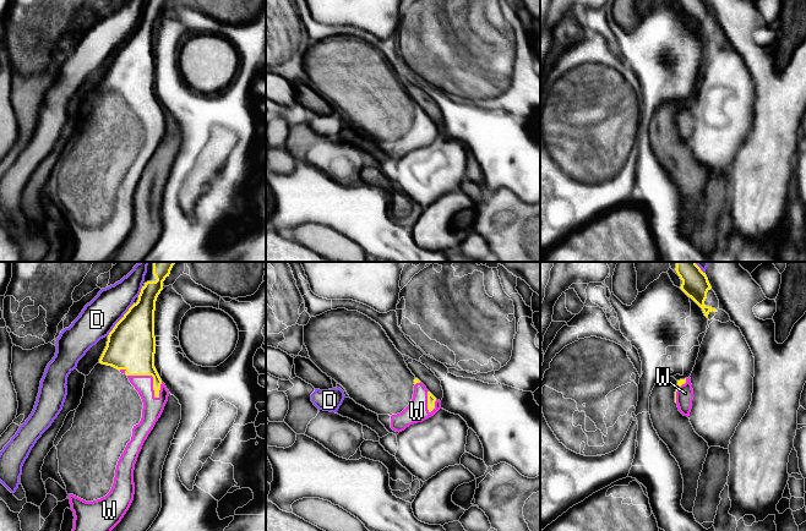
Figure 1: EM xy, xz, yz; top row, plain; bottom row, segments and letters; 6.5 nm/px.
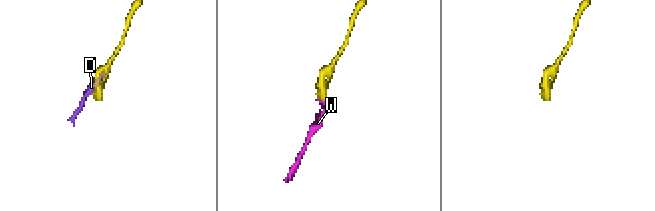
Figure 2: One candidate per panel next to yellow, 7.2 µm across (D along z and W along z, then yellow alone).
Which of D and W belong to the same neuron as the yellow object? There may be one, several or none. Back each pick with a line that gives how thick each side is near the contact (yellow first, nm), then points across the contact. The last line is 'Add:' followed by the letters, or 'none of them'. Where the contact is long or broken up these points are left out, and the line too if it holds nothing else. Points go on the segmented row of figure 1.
W: calibres 320 and 130 nm
Add: W

